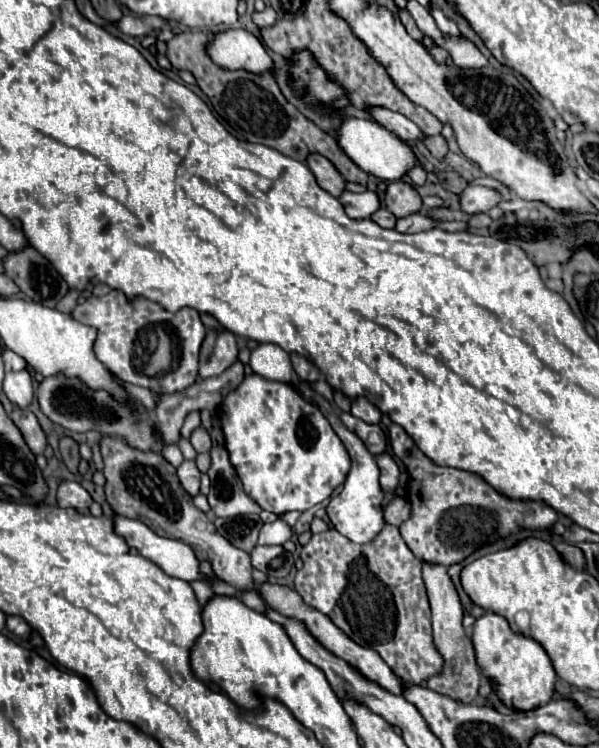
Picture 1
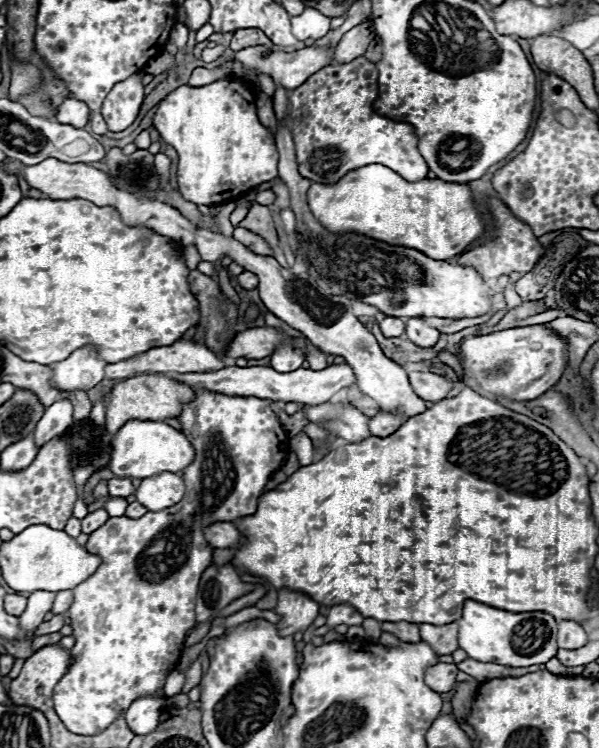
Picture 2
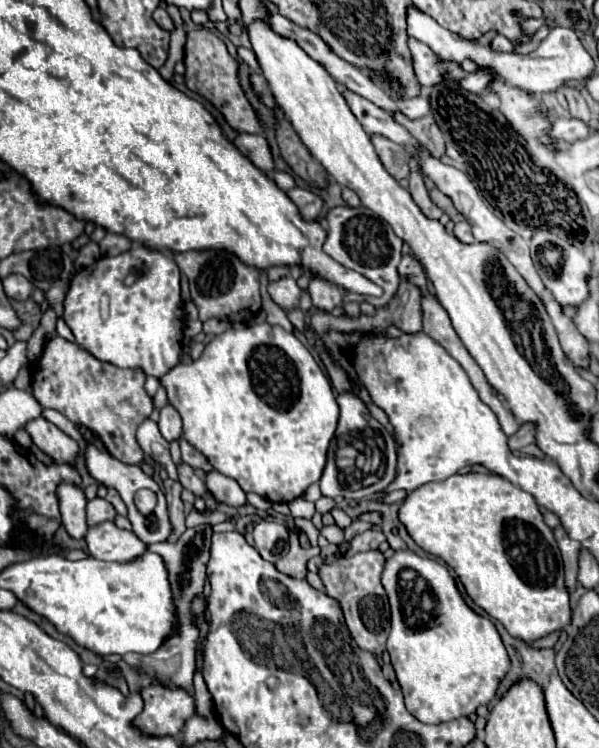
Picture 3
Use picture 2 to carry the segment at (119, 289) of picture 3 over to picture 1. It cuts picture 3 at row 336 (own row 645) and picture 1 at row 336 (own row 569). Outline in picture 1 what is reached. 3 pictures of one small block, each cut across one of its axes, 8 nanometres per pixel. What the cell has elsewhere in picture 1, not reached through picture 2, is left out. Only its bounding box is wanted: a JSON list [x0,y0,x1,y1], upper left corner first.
[72,290,206,394]

